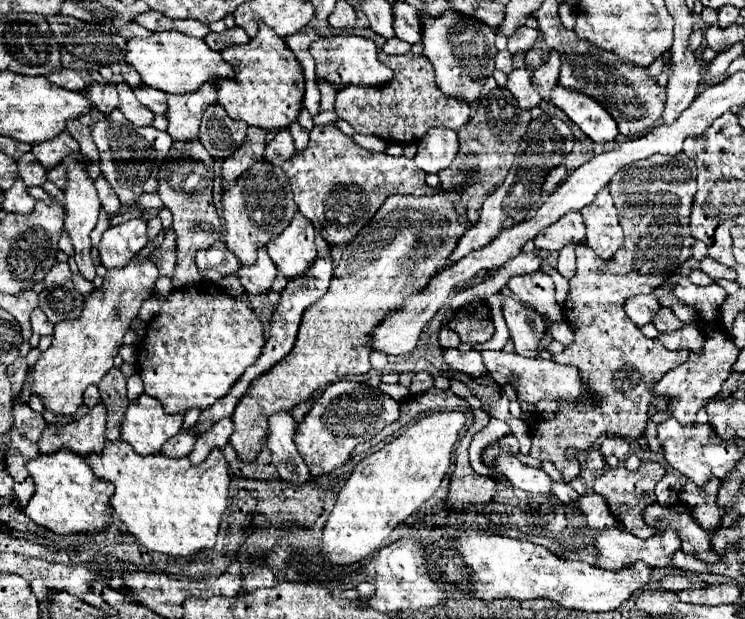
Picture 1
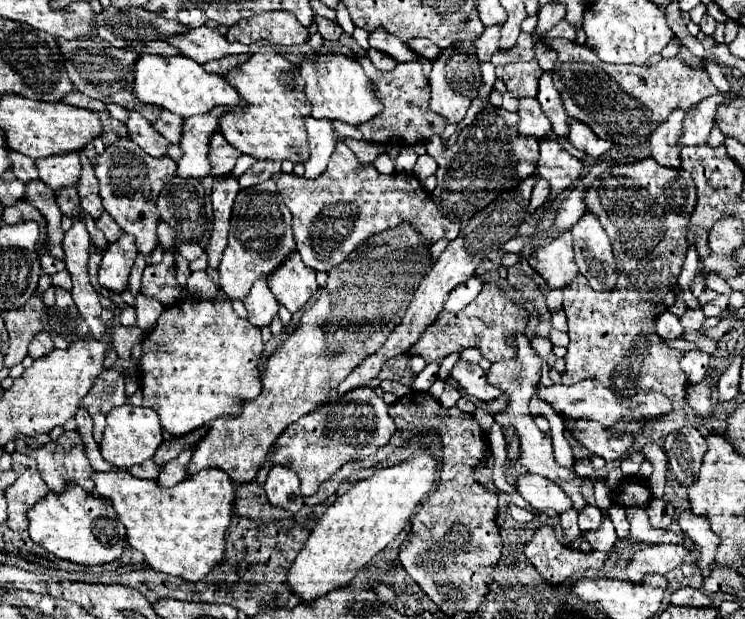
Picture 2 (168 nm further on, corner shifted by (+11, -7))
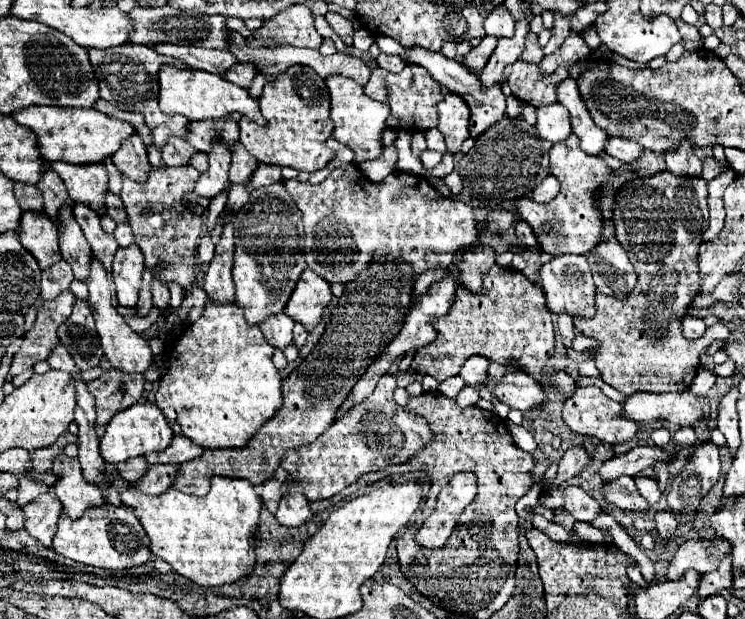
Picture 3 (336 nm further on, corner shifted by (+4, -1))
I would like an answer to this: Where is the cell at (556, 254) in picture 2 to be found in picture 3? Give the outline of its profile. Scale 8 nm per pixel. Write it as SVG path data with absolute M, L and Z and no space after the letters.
M585 255L553 257L551 261L541 265L539 277L541 277L541 283L543 283L545 297L547 297L547 307L551 311L555 311L555 313L567 311L569 315L595 315L595 305L593 305L595 285L593 285L591 271L589 271Z

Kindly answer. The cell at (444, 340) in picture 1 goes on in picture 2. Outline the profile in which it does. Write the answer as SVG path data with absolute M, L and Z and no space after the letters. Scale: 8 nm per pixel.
M432 363L432 365L426 365L426 369L416 377L412 389L428 391L428 389L432 387L432 383L436 381L436 377L438 377L438 363L436 363L436 365L434 365L434 363Z

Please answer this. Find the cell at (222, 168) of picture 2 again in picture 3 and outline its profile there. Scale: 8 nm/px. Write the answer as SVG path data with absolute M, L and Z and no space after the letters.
M237 141L231 149L231 169L229 169L229 179L231 183L247 183L251 173L257 169L259 161L243 147L241 141Z

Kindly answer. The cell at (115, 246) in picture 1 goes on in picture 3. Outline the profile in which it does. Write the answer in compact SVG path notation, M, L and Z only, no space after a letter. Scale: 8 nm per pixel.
M133 243L129 247L119 247L113 259L111 275L117 287L117 301L123 307L135 307L137 305L137 293L139 283L143 275L143 253L139 253L139 247Z

